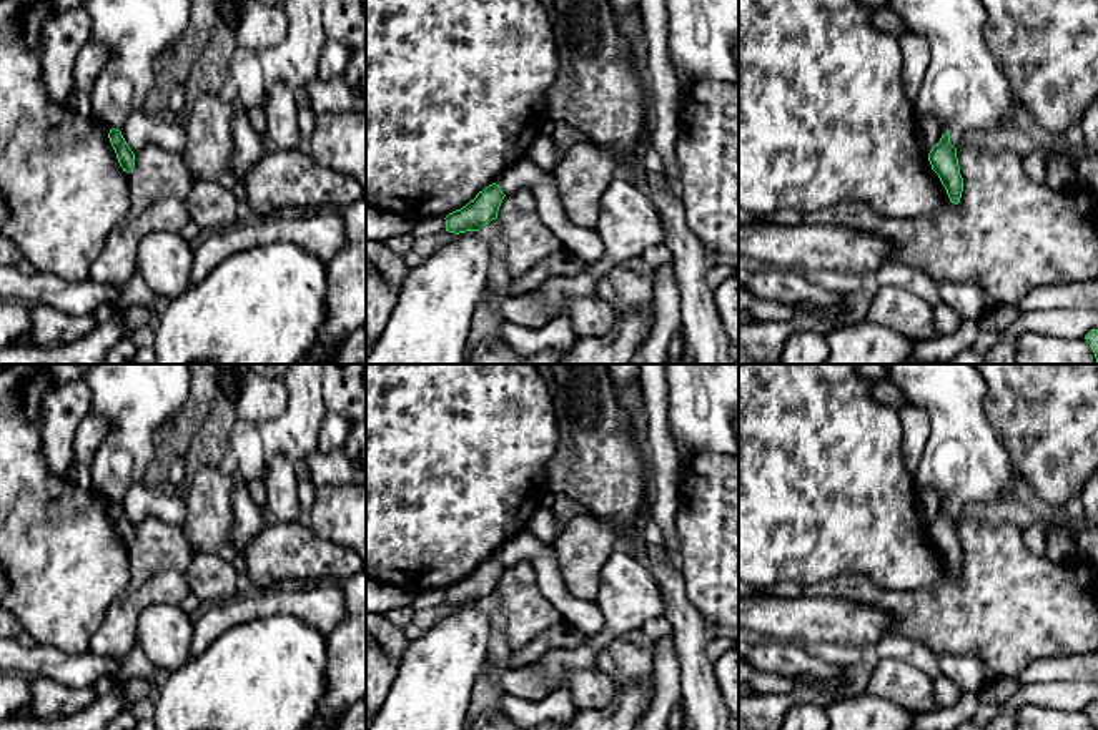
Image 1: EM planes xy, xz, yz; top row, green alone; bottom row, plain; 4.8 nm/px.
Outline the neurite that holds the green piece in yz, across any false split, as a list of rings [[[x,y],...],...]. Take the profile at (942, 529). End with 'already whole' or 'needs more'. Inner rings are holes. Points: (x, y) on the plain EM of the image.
[[[950,504],[942,507],[940,514],[930,522],[928,534],[938,547],[952,575],[958,577],[963,564],[957,520],[950,515]]] | already whole

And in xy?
[[[111,501],[108,511],[116,525],[120,539],[123,540],[123,544],[130,545],[135,540],[135,525],[126,517],[121,504]]] | already whole

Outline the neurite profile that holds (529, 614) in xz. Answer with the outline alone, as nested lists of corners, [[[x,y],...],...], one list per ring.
[[[527,560],[504,569],[497,592],[506,610],[504,640],[514,652],[562,620],[556,607],[541,594],[536,570]]]

